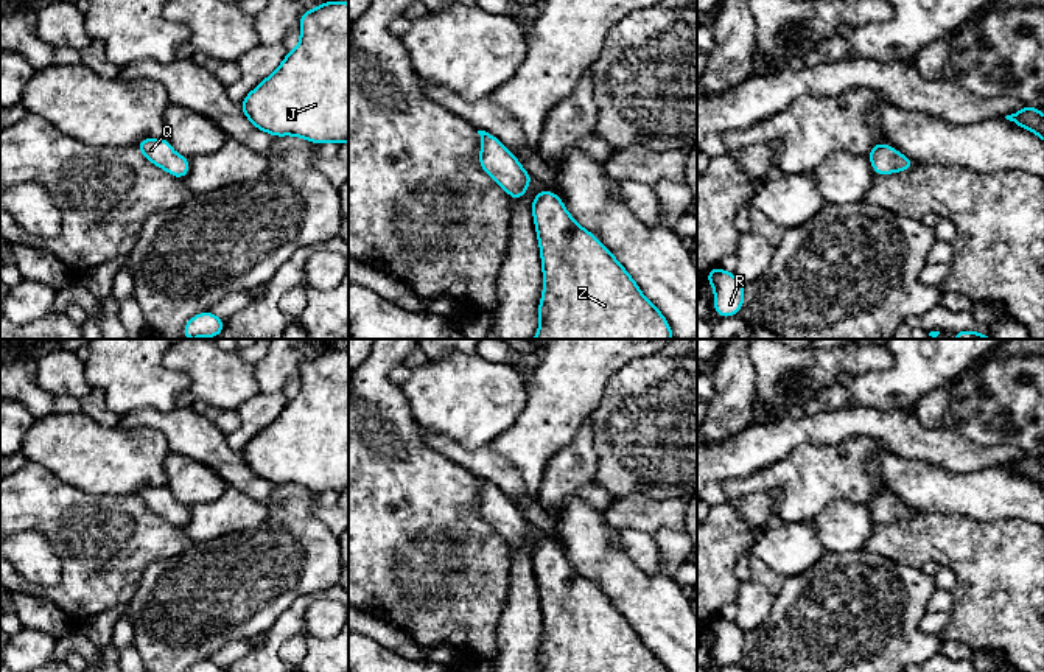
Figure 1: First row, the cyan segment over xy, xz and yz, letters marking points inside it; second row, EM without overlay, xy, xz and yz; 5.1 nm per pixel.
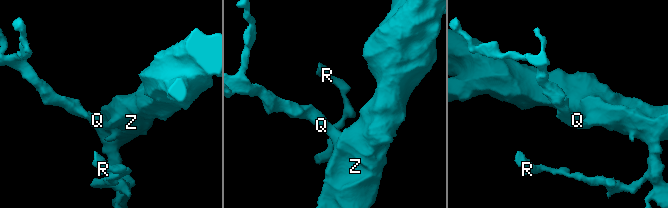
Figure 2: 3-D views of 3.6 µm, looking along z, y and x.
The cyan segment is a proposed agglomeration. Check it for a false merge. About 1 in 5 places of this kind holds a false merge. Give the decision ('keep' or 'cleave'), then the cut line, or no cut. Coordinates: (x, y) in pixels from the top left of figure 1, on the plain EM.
keep; no cut

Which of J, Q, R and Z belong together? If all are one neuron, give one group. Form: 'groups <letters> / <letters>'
groups J Q R Z

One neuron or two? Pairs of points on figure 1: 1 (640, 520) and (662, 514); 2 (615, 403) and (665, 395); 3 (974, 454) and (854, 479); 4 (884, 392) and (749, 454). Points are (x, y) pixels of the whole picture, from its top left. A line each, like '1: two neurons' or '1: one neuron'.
1: one neuron
2: one neuron
3: two neurons
4: two neurons

